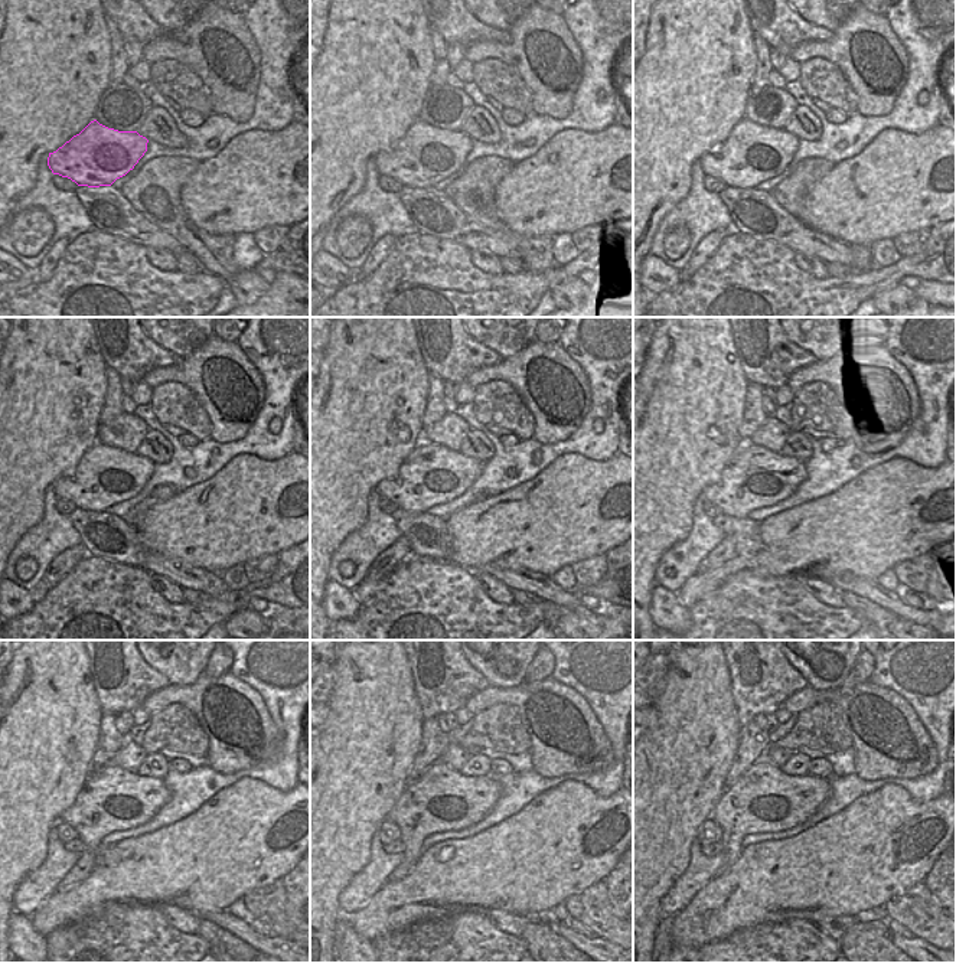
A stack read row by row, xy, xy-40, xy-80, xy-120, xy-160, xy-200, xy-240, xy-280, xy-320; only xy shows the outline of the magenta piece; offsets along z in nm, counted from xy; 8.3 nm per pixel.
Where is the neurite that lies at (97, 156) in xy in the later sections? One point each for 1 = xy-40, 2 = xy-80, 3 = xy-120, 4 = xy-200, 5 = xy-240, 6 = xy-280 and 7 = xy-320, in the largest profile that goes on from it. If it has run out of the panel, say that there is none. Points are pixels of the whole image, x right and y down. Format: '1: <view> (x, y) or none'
1: xy-40 (424, 156)
2: xy-80 (753, 153)
3: xy-120 (105, 476)
4: xy-200 (754, 476)
5: xy-240 (113, 799)
6: xy-280 (439, 800)
7: xy-320 (764, 800)

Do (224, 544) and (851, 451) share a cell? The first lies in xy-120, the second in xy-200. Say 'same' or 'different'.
different

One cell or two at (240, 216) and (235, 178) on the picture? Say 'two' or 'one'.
one

